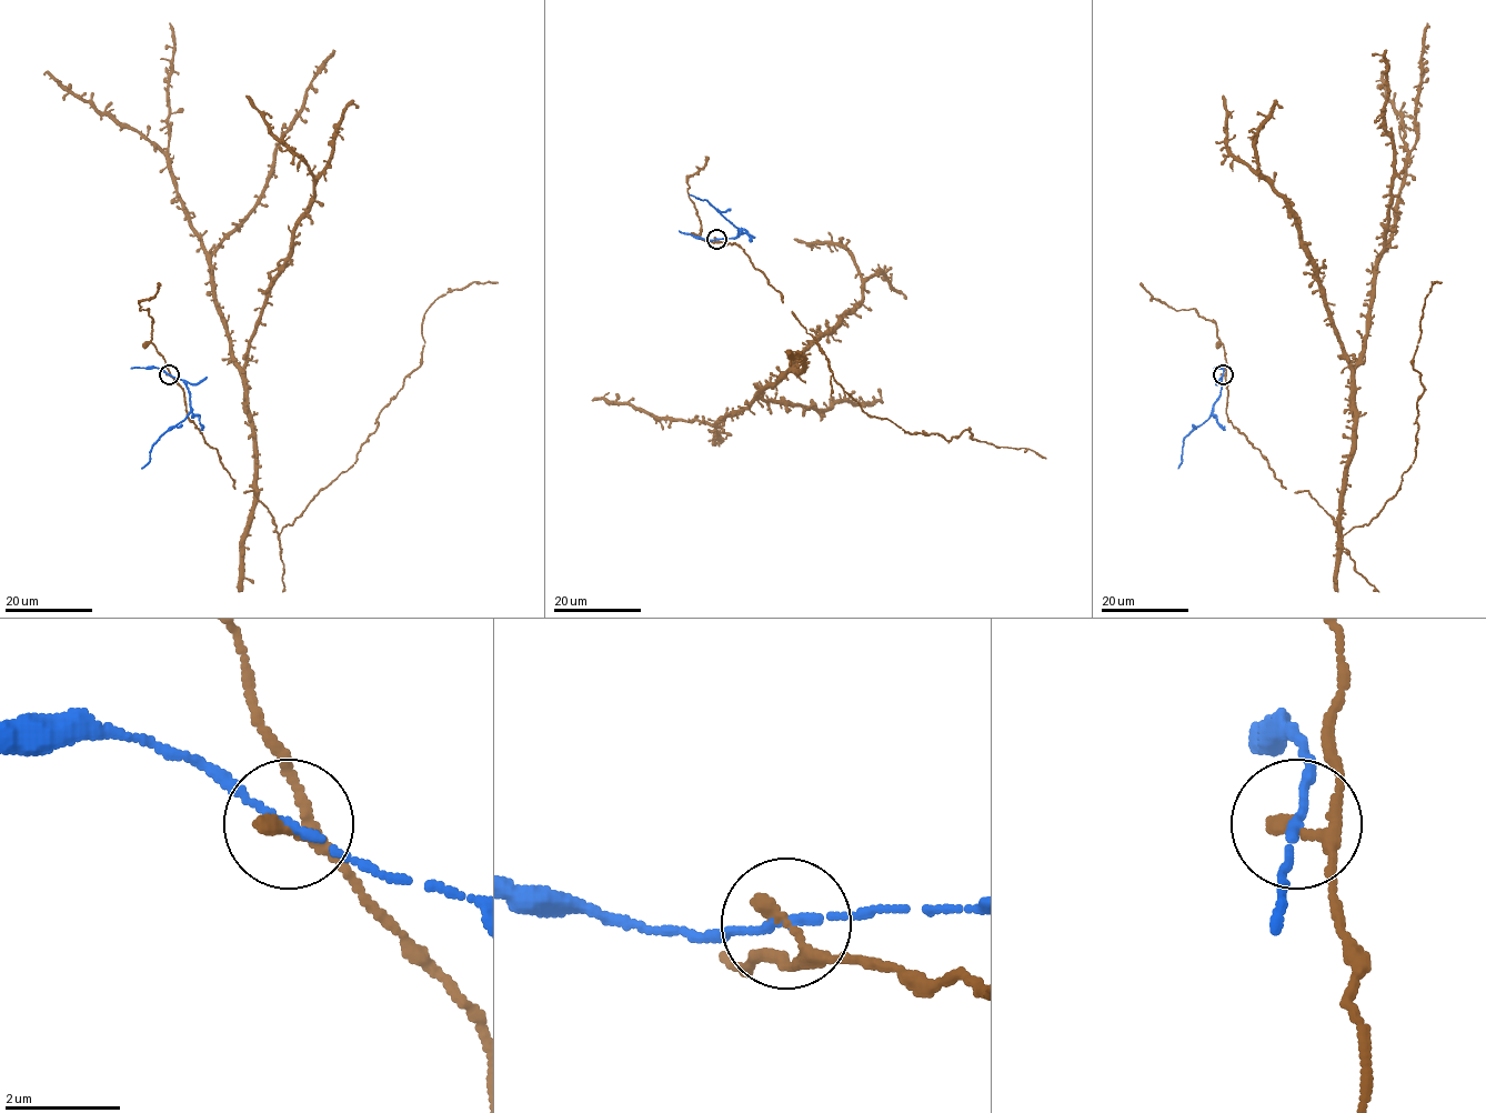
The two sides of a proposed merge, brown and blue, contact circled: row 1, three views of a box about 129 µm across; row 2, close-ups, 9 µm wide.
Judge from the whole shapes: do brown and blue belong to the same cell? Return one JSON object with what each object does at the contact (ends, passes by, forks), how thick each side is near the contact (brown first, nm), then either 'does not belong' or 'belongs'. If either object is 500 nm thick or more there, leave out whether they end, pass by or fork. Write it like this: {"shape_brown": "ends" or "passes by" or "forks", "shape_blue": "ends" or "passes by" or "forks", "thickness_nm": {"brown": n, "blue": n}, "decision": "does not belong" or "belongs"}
{"shape_brown": "passes by", "shape_blue": "passes by", "thickness_nm": {"brown": 180, "blue": 130}, "decision": "does not belong"}

